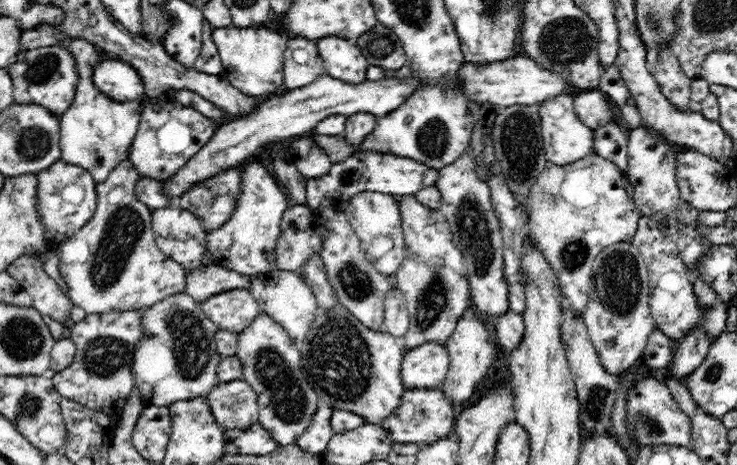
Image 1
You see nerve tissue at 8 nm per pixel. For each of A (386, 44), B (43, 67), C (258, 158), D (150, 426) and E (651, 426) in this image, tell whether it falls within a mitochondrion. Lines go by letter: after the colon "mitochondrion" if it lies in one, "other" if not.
A: mitochondrion
B: mitochondrion
C: other
D: other
E: mitochondrion

